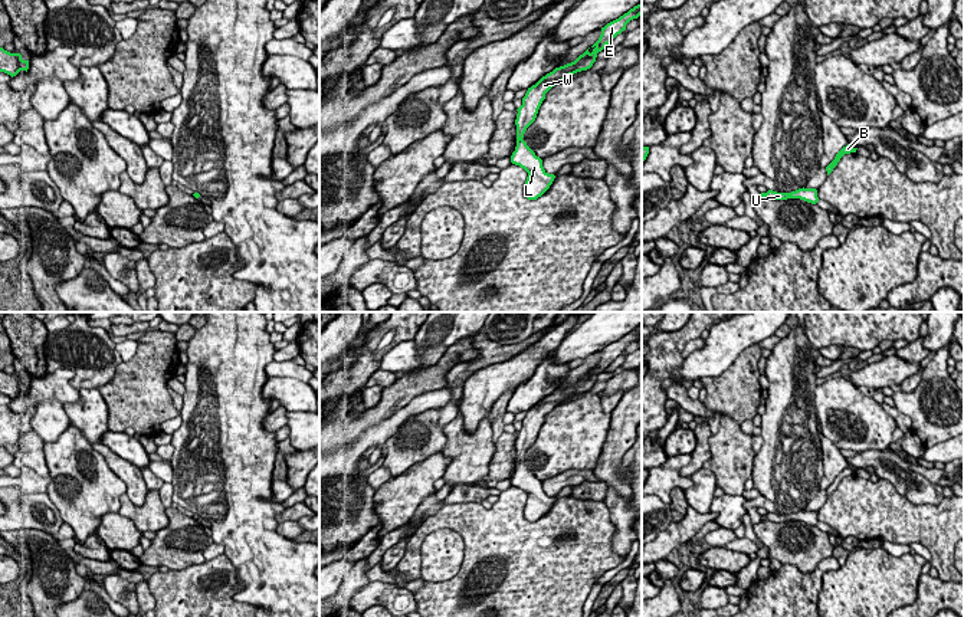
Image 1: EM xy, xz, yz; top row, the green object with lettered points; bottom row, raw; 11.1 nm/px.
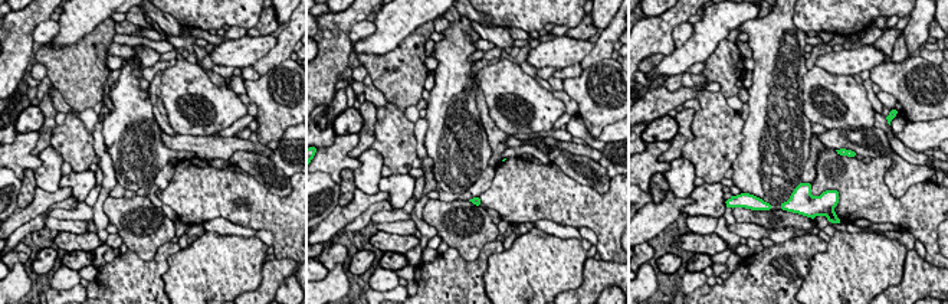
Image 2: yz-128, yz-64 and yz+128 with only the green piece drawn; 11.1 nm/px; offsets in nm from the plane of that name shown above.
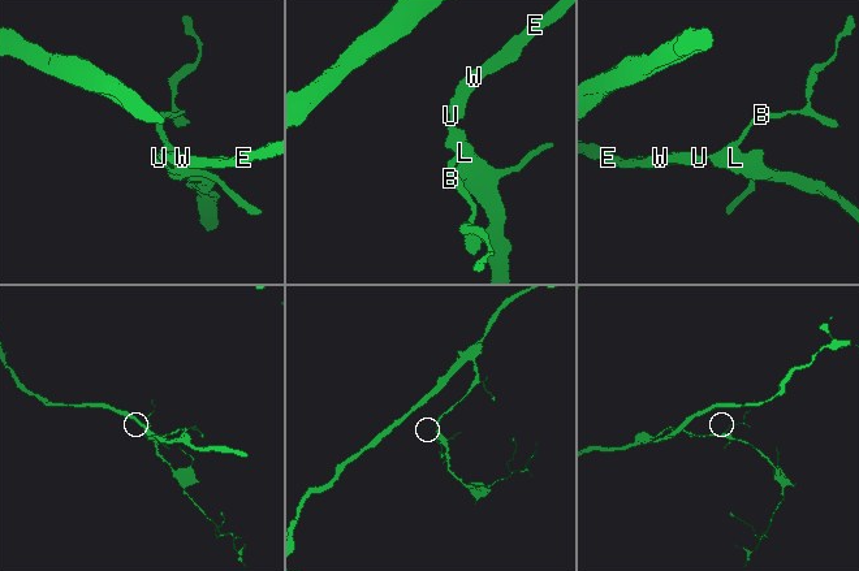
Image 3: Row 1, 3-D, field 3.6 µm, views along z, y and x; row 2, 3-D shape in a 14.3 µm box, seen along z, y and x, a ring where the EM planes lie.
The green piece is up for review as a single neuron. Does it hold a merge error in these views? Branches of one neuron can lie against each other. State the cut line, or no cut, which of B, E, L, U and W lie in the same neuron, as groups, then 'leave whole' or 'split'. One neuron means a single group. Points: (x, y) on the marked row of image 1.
no cut; B E L U W; leave whole

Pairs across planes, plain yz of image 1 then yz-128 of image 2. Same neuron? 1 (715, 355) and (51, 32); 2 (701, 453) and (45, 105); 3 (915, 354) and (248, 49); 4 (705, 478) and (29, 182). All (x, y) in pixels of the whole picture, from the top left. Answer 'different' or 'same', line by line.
1: different
2: same
3: different
4: different

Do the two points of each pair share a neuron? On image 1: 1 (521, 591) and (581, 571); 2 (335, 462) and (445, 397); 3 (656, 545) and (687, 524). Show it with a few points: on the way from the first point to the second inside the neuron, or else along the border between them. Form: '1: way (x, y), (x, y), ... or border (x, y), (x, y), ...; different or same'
1: way (535, 577), (543, 571), (567, 571); same
2: way (363, 448), (417, 404); same
3: way (664, 544), (679, 531); same

